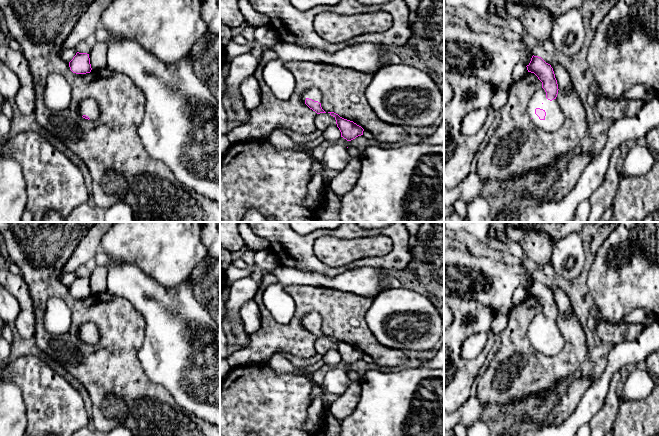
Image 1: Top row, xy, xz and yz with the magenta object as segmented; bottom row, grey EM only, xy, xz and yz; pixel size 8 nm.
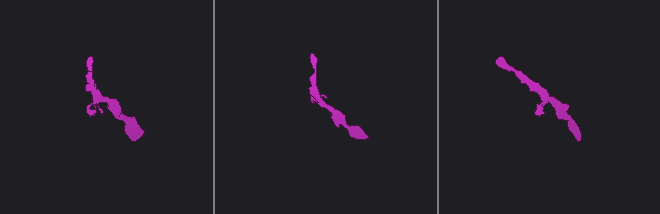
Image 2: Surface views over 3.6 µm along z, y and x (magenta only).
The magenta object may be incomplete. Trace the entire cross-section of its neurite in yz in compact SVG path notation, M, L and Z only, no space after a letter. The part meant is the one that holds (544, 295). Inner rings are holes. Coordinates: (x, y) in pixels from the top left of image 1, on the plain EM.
M534 279L526 291L542 306L542 312L529 325L527 336L537 351L554 356L563 349L564 339L556 324L559 313L553 292L541 281Z

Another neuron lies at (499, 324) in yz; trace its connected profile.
M495 313L494 320L491 325L491 330L494 335L500 335L507 327L508 316L501 313Z

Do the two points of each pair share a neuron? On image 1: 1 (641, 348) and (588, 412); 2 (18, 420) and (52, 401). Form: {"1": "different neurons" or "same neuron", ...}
{"1": "same neuron", "2": "different neurons"}

